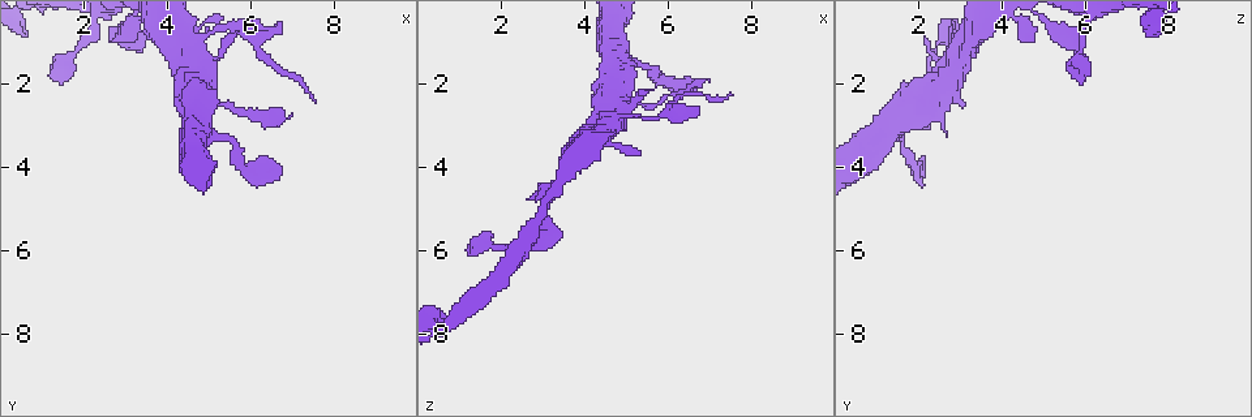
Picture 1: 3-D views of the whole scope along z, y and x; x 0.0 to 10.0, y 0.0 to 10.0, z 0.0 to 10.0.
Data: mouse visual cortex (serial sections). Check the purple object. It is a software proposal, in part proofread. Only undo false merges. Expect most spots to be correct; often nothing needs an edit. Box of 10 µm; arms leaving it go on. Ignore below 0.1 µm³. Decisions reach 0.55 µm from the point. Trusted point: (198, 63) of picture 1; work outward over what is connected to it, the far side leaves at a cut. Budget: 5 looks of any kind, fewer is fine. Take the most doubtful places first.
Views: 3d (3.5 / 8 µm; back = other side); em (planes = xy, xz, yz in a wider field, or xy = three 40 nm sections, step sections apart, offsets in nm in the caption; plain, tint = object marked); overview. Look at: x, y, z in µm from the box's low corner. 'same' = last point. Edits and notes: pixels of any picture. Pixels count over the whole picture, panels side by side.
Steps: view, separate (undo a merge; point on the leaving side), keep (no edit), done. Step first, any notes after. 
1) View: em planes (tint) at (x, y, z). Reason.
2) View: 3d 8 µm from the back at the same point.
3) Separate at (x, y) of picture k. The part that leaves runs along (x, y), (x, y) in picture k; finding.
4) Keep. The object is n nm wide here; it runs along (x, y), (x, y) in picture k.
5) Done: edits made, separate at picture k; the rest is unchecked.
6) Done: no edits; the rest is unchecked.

View: 3d 3.5 µm from the back at (5.55, 0.65, 2.85). Sudden change in width.

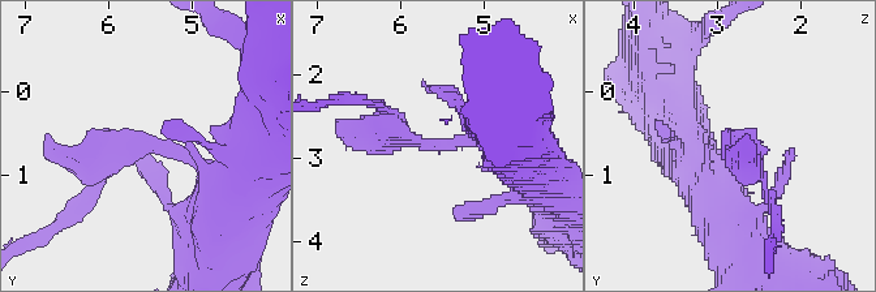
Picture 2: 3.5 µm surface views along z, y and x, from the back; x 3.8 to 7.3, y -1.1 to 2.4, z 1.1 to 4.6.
Keep. It runs along (518, 163), (494, 140), (406, 140), (382, 114) in picture 2; one cell here.

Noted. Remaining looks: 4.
View: 3d 3.5 µm at (3.00, 0.75, 5.20). Thick turns thin.

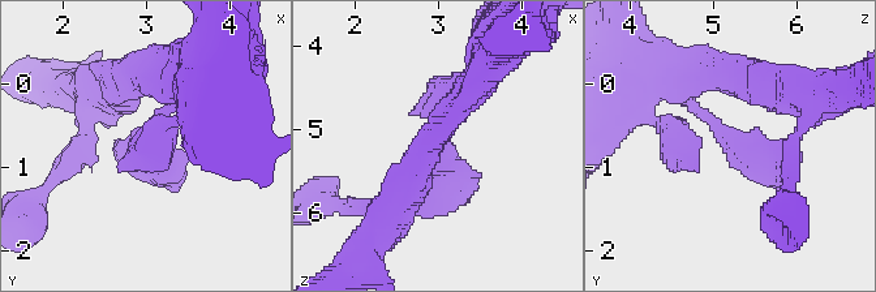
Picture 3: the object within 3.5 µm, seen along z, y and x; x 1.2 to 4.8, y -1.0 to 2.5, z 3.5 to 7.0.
View: em planes (tint) at (3.10, 0.70, 5.25).

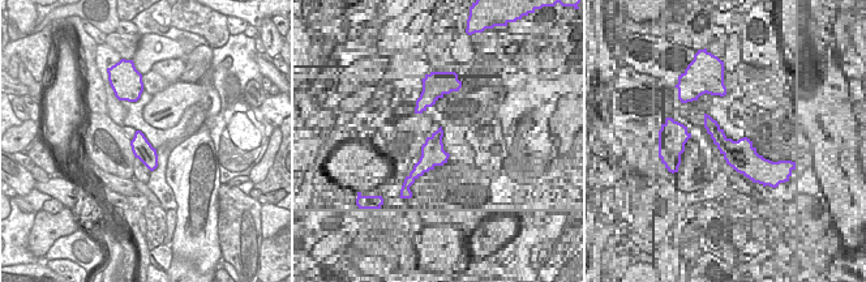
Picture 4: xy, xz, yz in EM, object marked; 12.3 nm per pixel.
Keep. It runs along (674, 85), (764, 170), (794, 153) in picture 3; continuous, no second cell.

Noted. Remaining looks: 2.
Done: no edits; the rest is unchecked.

